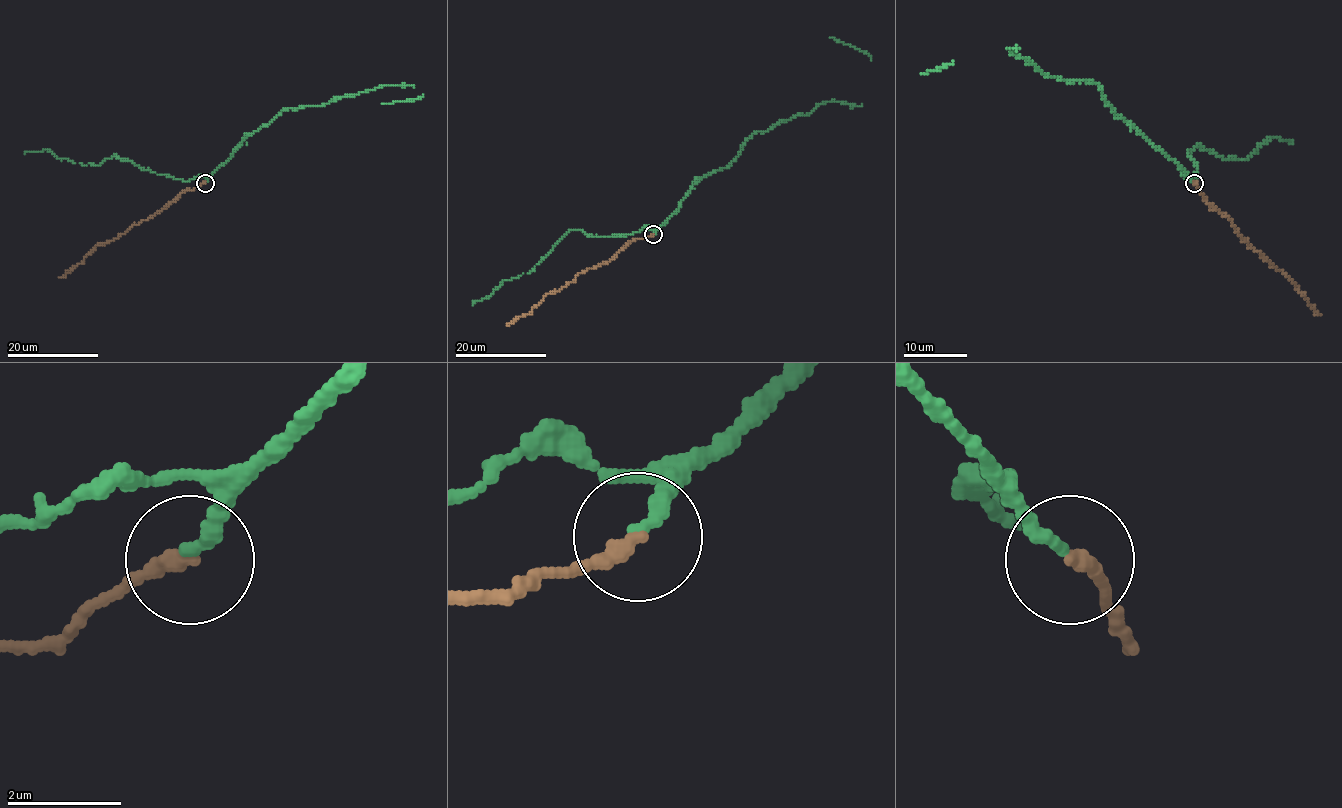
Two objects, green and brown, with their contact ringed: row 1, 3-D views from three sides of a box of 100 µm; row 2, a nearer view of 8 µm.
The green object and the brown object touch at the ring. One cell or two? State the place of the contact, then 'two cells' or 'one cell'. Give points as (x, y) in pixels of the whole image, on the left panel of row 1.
(205, 183) | one cell

